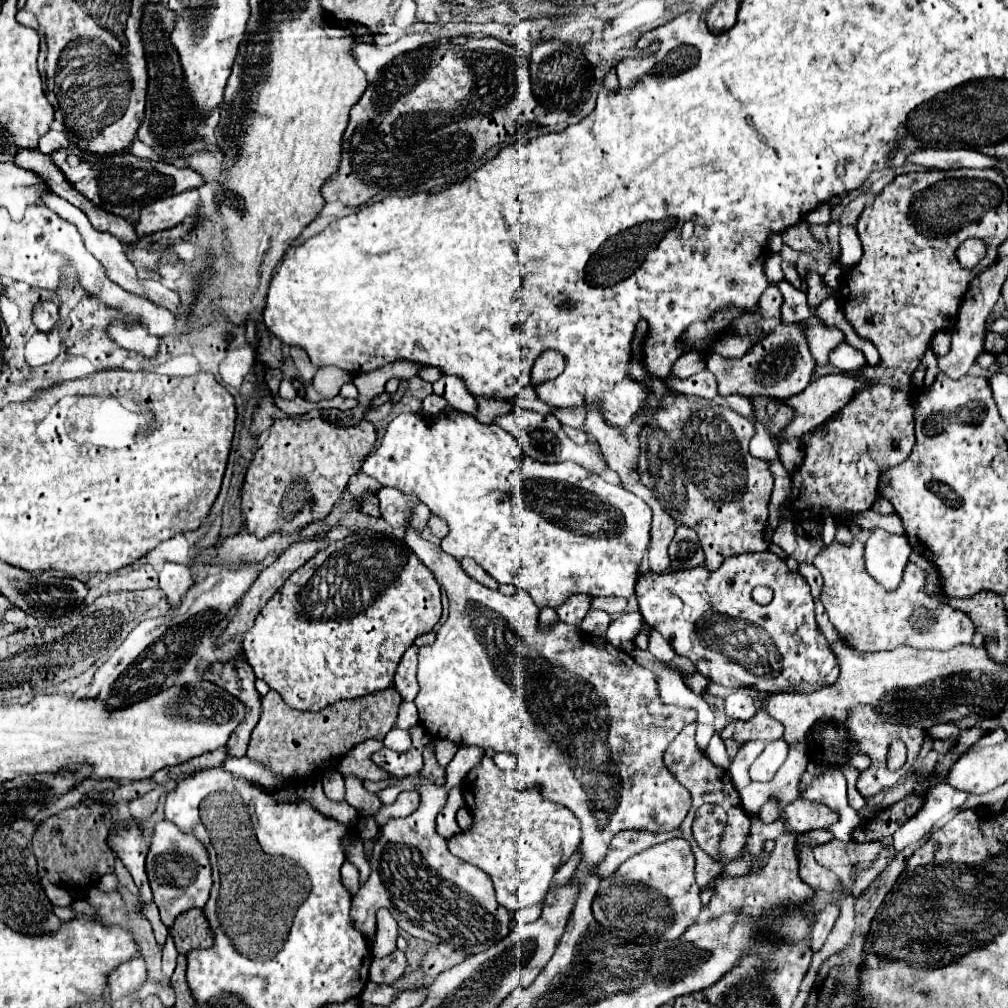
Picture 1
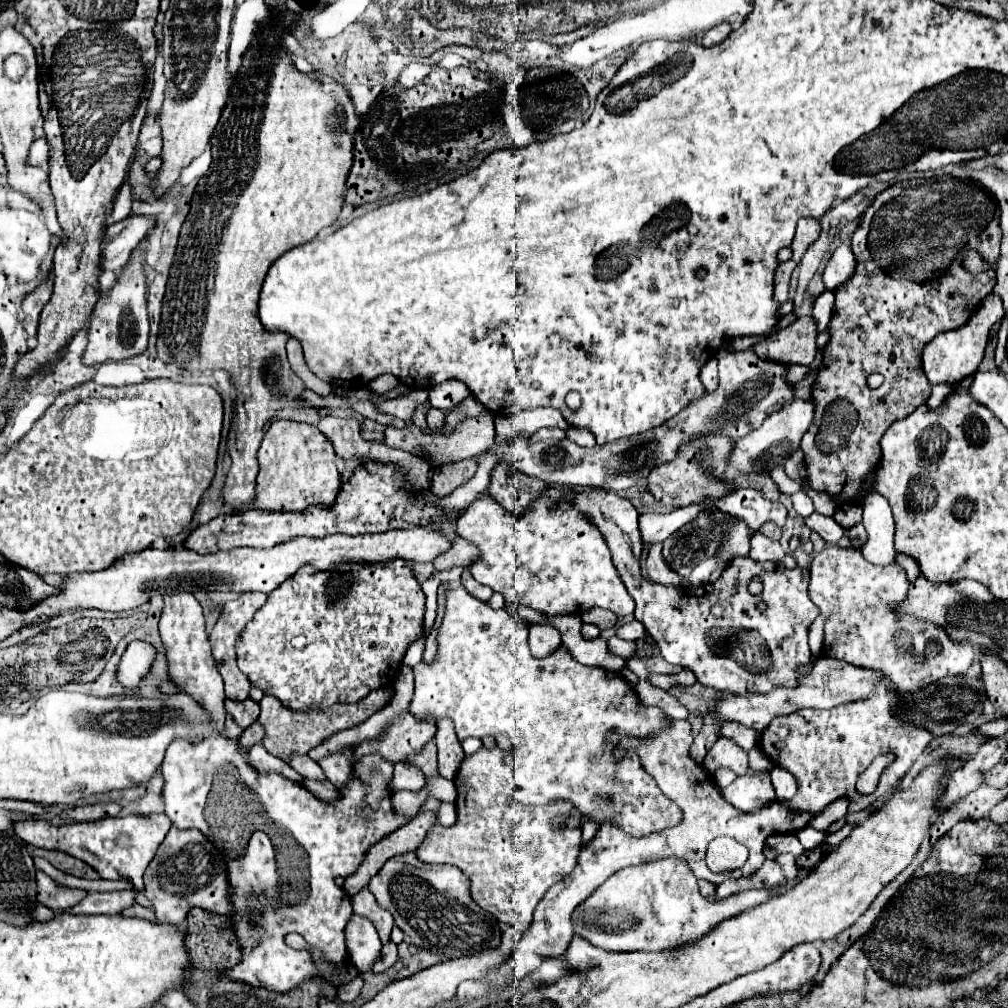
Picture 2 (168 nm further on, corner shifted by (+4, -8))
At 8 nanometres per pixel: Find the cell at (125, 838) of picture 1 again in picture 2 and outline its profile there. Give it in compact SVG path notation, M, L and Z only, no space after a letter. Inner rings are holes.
M128 815L128 817L106 817L90 823L68 823L68 825L52 825L48 821L16 821L12 825L14 833L24 839L24 843L48 849L48 851L62 851L66 855L72 855L86 865L90 865L102 879L126 879L134 883L134 887L140 891L144 887L142 875L150 861L156 855L158 845L170 831L172 821L166 815ZM120 835L128 835L130 843L120 845Z

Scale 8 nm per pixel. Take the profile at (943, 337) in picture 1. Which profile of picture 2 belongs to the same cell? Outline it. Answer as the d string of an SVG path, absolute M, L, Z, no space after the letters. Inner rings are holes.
M990 293L982 299L980 309L976 309L976 313L968 319L968 323L964 327L936 335L936 339L932 339L932 343L928 343L928 347L922 353L922 367L924 367L924 373L930 381L930 385L940 385L940 383L952 385L952 383L962 381L968 375L974 375L978 371L982 359L984 359L984 349L988 343L990 329L1004 315L1006 315L1006 311L1000 303L1000 295Z

